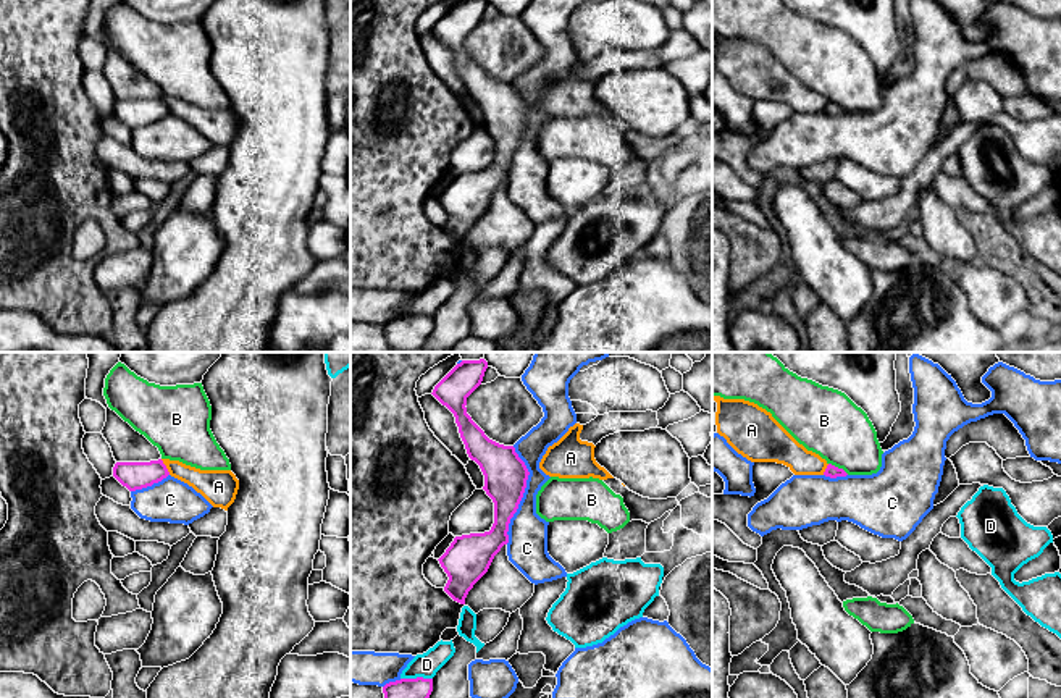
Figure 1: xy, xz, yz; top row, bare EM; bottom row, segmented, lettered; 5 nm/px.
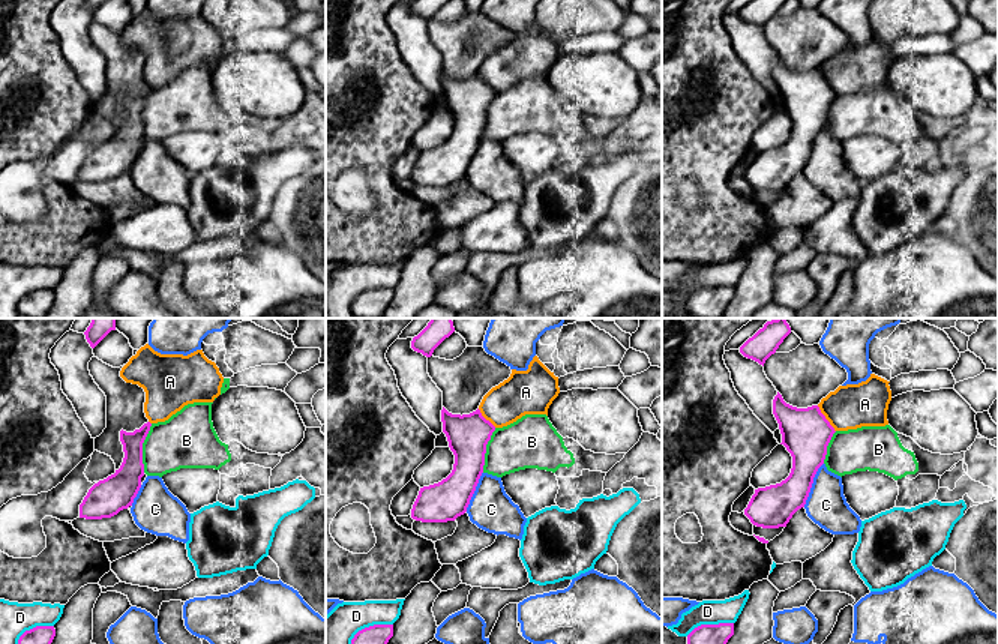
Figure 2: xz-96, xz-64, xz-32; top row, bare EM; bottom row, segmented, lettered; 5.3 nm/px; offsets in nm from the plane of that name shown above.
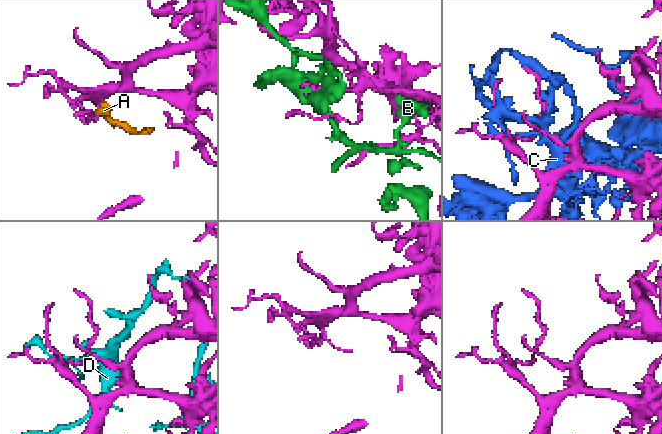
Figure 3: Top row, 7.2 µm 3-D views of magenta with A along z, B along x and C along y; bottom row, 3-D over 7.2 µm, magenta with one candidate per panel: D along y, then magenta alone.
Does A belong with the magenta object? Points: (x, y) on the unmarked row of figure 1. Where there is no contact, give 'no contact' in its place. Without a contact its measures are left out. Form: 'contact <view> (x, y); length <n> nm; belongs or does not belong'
contact xy (165, 105); length 90 nm; does not belong

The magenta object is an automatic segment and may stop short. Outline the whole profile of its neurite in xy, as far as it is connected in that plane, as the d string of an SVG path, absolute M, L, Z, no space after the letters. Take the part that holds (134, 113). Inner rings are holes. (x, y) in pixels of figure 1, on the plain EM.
M161 97L150 100L116 100L113 115L129 129L142 128L170 113Z

